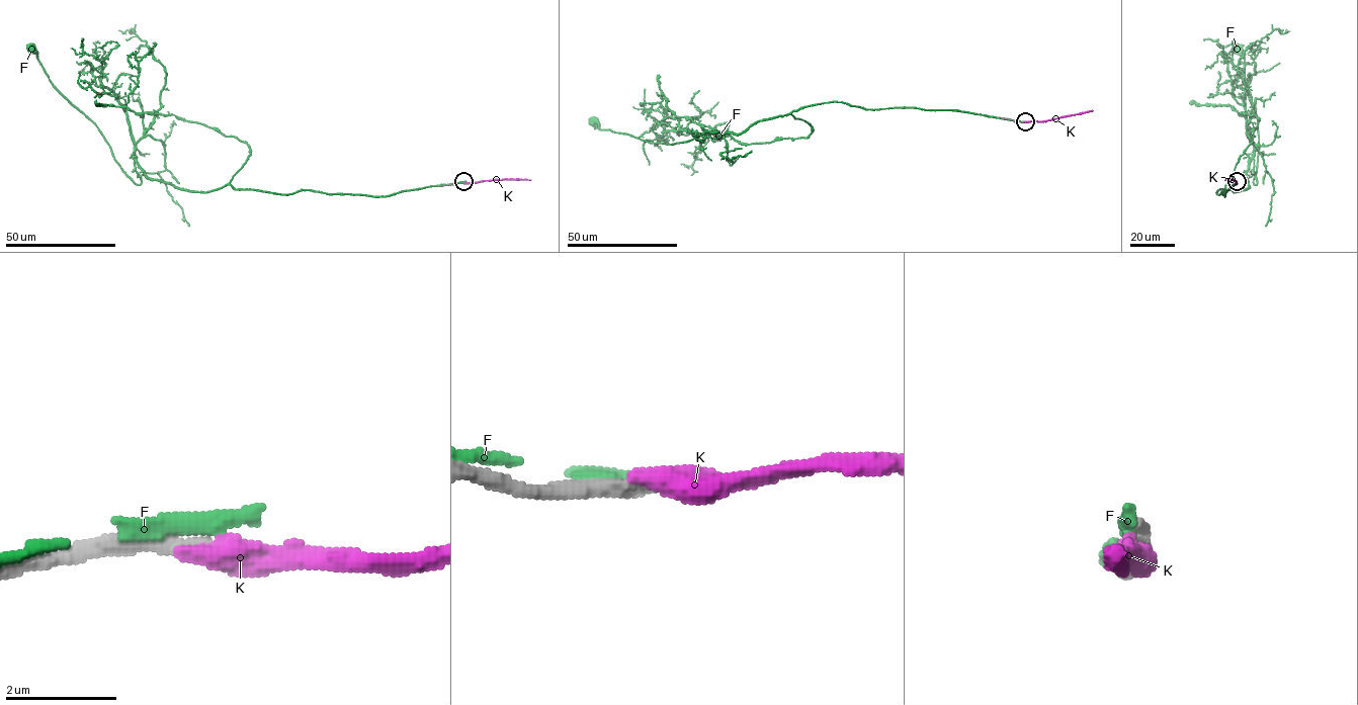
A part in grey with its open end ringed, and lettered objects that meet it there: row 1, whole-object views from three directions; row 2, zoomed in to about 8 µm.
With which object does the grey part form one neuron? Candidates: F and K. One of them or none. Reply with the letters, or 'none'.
none

